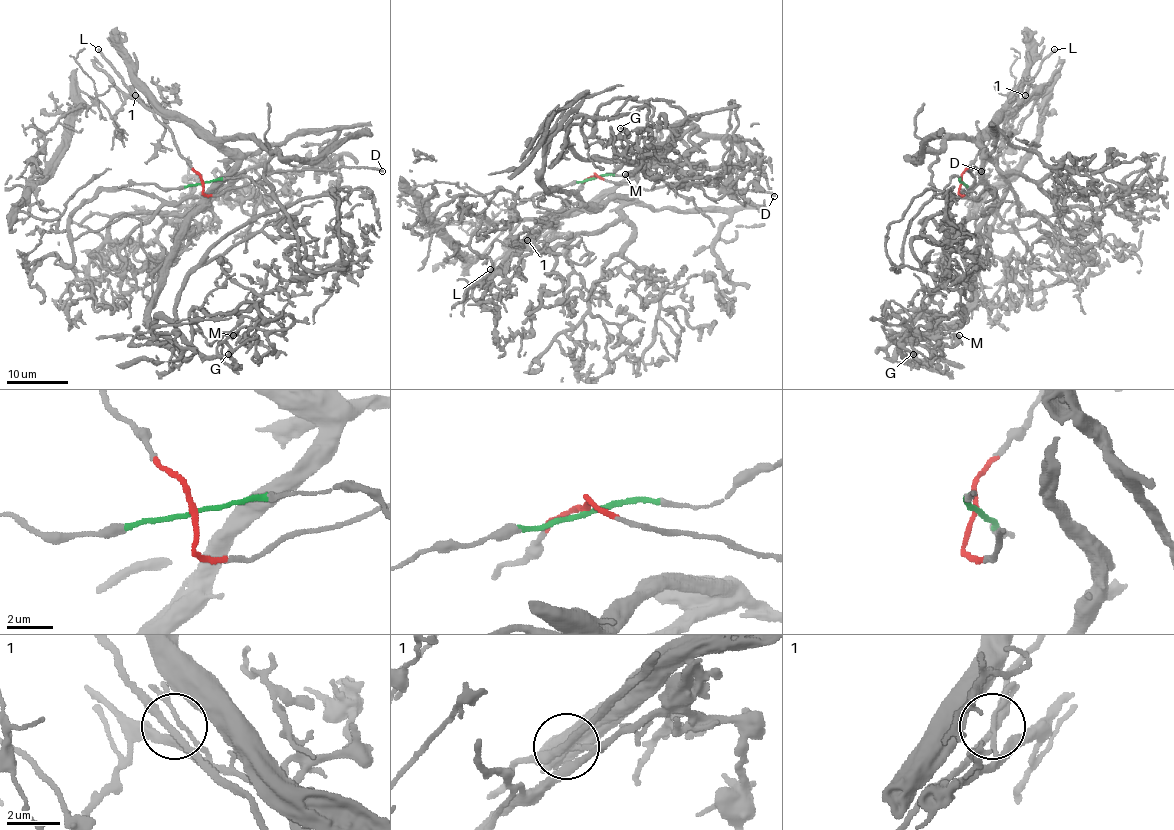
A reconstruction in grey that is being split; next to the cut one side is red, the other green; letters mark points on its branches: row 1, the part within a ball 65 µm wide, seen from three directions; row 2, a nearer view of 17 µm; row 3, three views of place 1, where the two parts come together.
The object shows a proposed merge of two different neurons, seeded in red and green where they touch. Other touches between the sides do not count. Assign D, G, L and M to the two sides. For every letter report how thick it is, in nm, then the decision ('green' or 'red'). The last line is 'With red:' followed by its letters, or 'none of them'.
D: calibre 240 nm; red
G: calibre 200 nm; green
L: calibre 240 nm; red
M: calibre 200 nm; green
With red: D, L

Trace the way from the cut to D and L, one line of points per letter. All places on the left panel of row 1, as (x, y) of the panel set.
D: (203, 182), (205, 193), (220, 195), (284, 170), (372, 167), (382, 172)
L: (203, 182), (180, 153), (174, 135), (136, 96), (97, 49)

